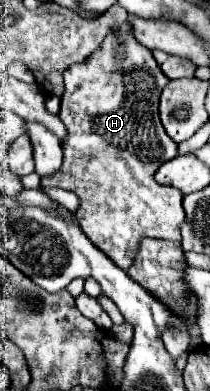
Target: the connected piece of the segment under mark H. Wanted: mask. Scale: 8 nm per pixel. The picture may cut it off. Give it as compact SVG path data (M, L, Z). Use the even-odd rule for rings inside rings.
M129 22L121 24L119 28L115 28L115 30L107 36L103 48L99 48L99 50L91 56L91 60L87 60L85 64L69 66L69 68L63 72L63 78L65 78L65 92L63 92L63 96L61 96L61 110L59 110L59 118L61 118L61 122L63 122L65 128L67 128L67 136L63 138L63 164L61 164L61 168L59 168L55 174L41 178L41 188L51 188L51 186L55 186L55 188L63 188L63 190L75 192L75 194L79 196L79 208L77 208L75 216L77 216L77 222L79 222L81 230L85 232L85 236L87 236L101 252L105 252L107 258L111 258L121 270L127 270L129 264L133 262L133 256L135 256L135 252L137 252L137 242L141 242L141 238L151 236L151 238L163 238L163 240L181 242L181 224L185 222L183 194L181 194L177 188L161 186L161 184L157 184L157 182L153 180L153 174L157 172L157 168L159 168L163 162L167 162L167 160L171 160L171 158L175 158L175 156L179 154L177 144L173 144L173 140L169 140L169 136L167 136L167 132L163 130L161 120L159 120L159 96L161 96L161 90L165 88L165 84L169 82L169 78L167 78L167 76L161 72L161 68L157 66L155 58L151 56L151 50L147 50L147 48L141 46L137 40L133 40L133 34L129 32Z

